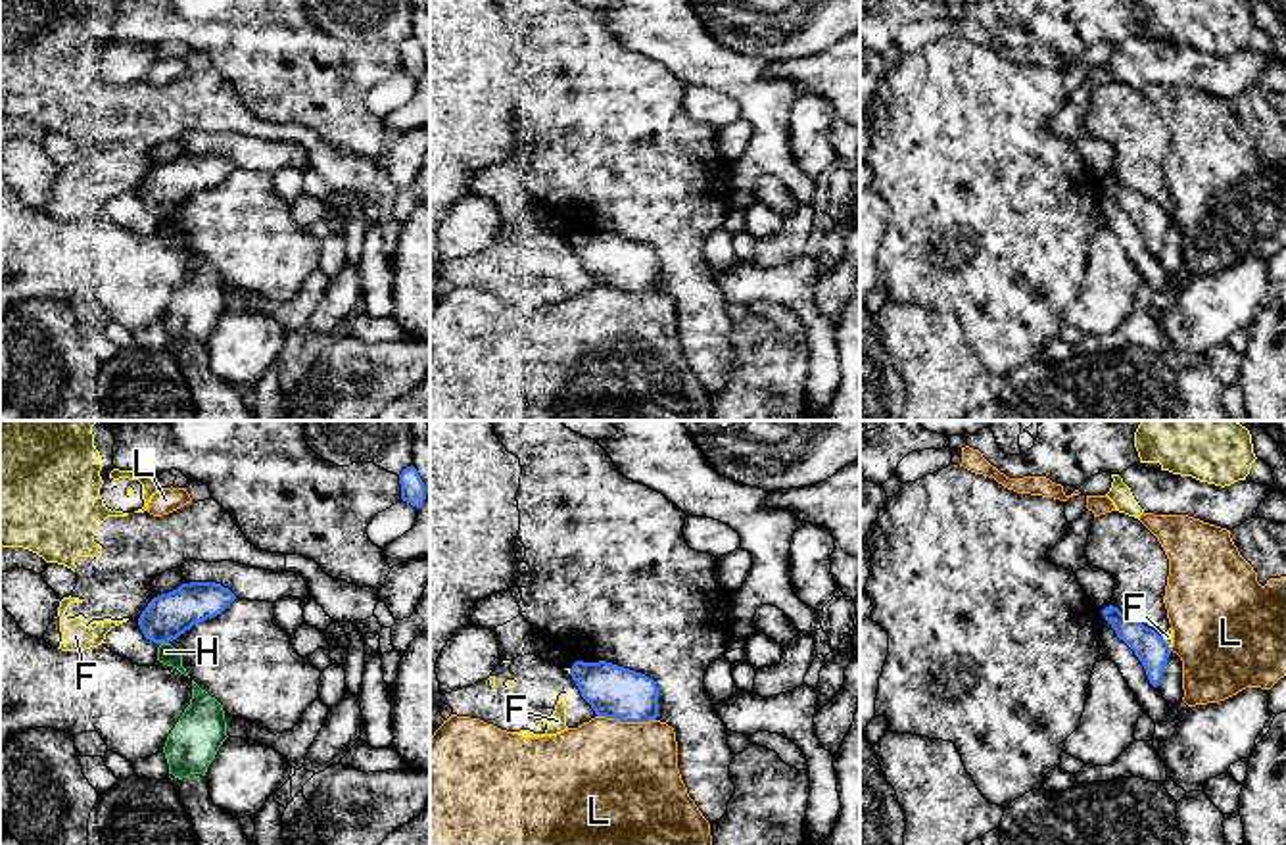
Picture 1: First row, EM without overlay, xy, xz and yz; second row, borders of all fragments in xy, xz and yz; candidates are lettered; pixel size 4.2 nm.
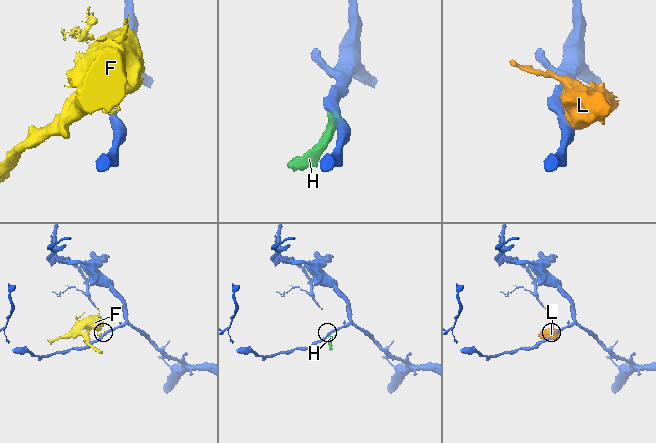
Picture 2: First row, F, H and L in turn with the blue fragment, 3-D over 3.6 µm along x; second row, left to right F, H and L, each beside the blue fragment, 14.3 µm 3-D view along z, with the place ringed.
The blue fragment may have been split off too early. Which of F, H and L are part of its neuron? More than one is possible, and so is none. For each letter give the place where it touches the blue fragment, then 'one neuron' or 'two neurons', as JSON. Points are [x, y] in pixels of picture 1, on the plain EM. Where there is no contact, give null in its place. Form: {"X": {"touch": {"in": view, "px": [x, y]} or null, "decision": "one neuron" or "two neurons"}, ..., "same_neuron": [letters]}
{"F": {"touch": {"in": "yz", "px": [1166, 212]}, "decision": "two neurons"}, "H": {"touch": {"in": "xy", "px": [164, 212]}, "decision": "two neurons"}, "L": {"touch": {"in": "xz", "px": [626, 290]}, "decision": "two neurons"}, "same_neuron": []}

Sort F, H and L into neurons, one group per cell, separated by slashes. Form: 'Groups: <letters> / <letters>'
Groups: F / H L

